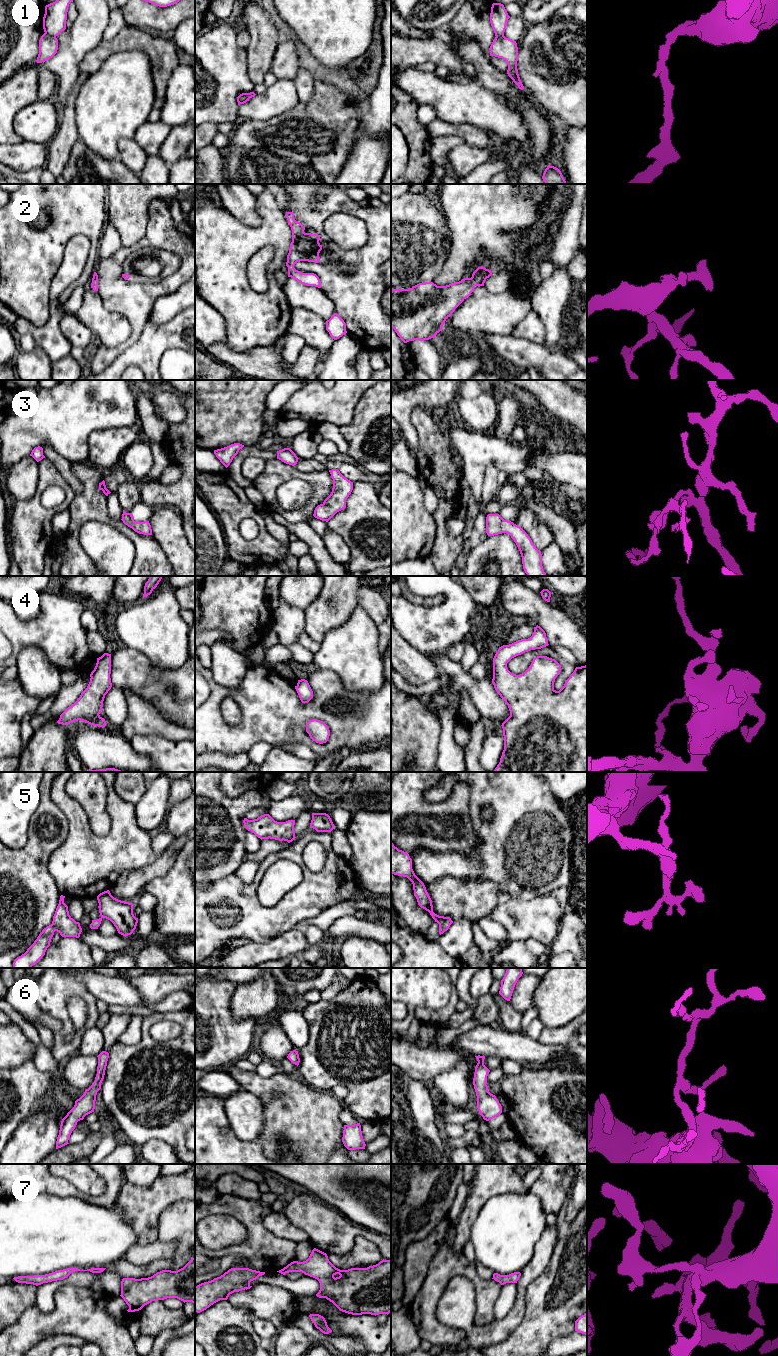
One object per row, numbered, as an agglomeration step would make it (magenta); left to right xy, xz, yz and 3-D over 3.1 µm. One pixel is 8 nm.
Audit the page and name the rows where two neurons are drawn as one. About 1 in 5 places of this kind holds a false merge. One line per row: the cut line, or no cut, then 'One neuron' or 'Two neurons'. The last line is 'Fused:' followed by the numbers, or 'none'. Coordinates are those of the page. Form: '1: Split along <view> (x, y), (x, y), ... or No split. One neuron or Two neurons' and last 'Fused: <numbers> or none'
1: Split along xy (45, 32), (55, 37). Two neurons
2: No split. One neuron
3: No split. One neuron
4: No split. One neuron
5: No split. One neuron
6: No split. One neuron
7: No split. One neuron
Fused: 1

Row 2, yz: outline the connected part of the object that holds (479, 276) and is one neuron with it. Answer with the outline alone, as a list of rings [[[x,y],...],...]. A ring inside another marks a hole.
[[[481,266],[471,278],[446,286],[424,282],[409,289],[393,289],[391,327],[404,343],[436,337],[446,319],[471,295],[476,286],[484,286],[491,275],[491,270]]]

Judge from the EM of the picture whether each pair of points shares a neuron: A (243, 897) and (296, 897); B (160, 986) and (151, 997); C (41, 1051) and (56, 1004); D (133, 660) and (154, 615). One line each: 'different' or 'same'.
A: same
B: same
C: different
D: different

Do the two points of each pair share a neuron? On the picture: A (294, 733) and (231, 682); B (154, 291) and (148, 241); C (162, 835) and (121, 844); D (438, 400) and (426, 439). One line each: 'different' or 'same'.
A: different
B: same
C: different
D: different

